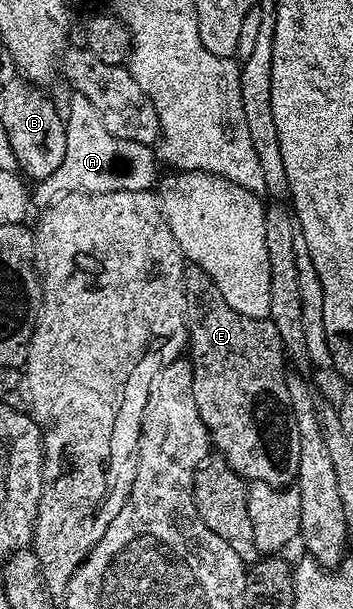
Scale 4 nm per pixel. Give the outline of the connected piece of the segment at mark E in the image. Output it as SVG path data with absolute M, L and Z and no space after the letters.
M196 266L186 267L183 290L185 291L185 318L187 321L187 359L193 366L195 406L199 406L199 418L203 418L203 422L207 426L212 447L227 461L231 466L231 470L235 470L239 475L244 476L246 481L258 480L259 482L267 482L278 486L292 485L296 481L297 471L299 470L299 430L293 417L287 371L285 372L285 364L287 365L285 347L281 345L279 330L275 330L275 322L270 319L247 318L243 314L231 310L231 306L227 306L227 302L223 302L223 294L219 294L219 290L213 285L208 274Z

